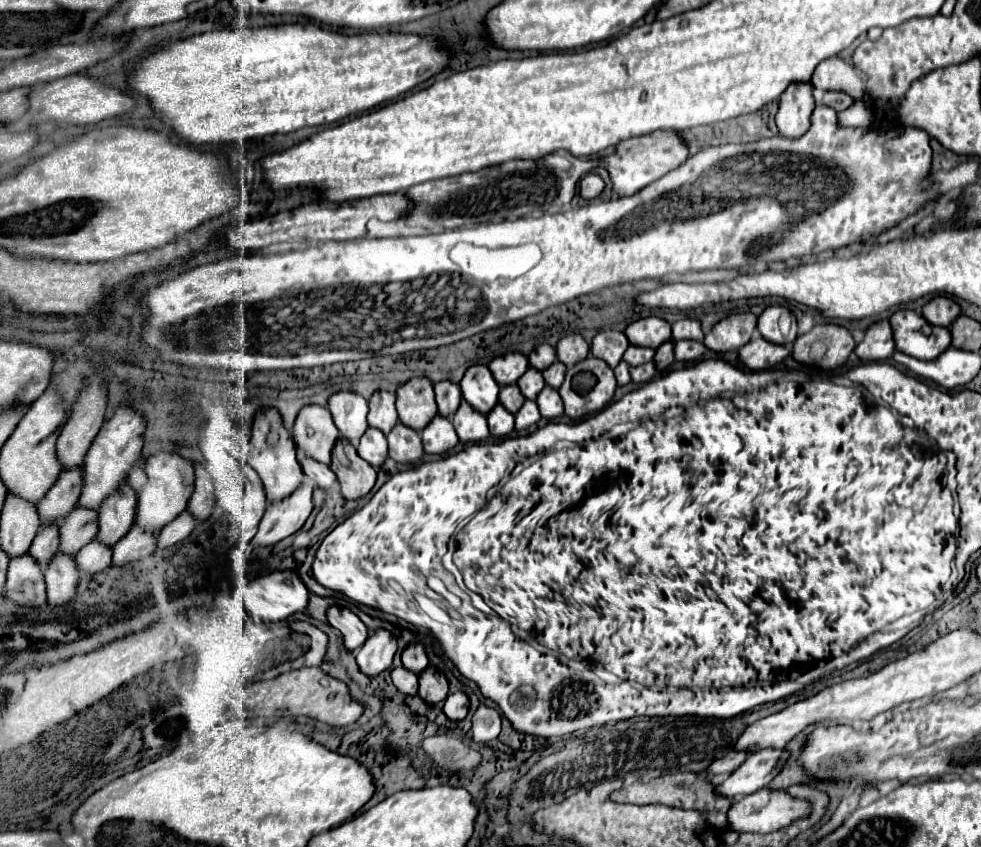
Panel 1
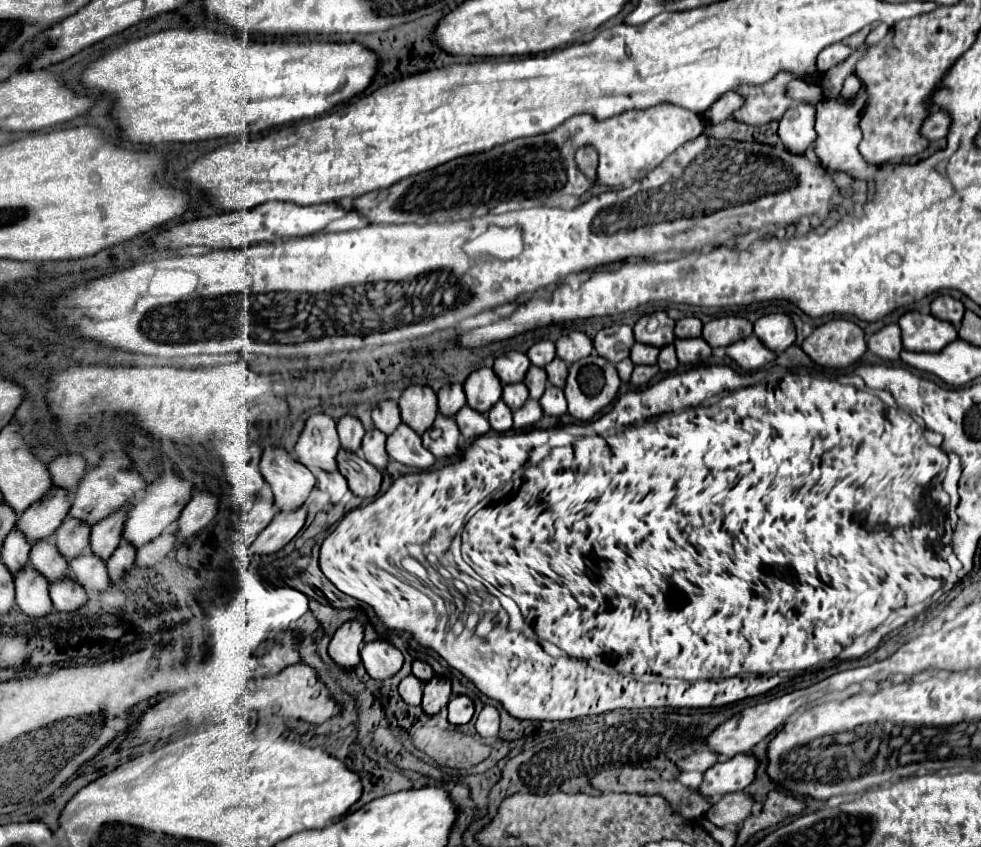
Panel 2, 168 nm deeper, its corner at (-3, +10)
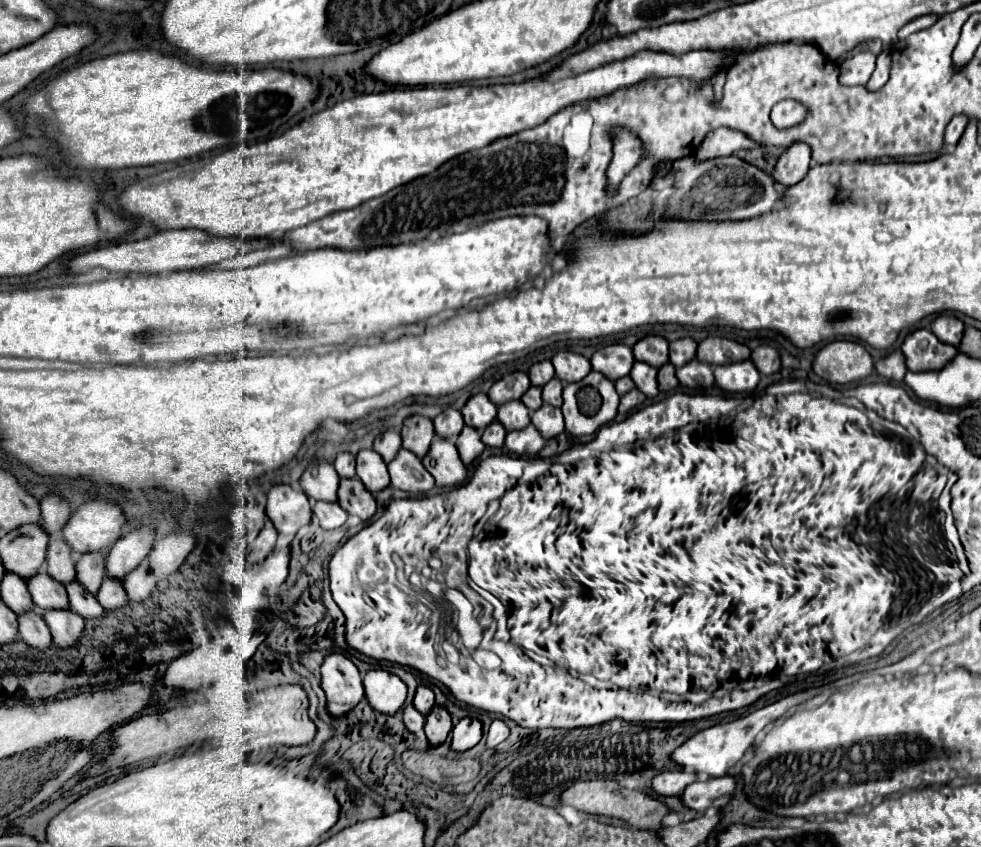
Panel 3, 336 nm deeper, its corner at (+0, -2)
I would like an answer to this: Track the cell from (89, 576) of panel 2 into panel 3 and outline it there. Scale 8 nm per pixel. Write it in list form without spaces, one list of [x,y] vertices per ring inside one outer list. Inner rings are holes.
[[[76,580],[72,584],[66,586],[68,598],[70,598],[70,610],[80,614],[82,618],[100,618],[104,614],[104,608],[100,608],[100,604],[96,604],[96,596],[88,596],[84,592],[84,588],[80,588],[80,584],[76,584]]]

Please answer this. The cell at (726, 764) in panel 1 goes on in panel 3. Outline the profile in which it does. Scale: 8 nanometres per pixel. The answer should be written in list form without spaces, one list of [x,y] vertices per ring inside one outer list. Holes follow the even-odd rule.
[[[674,770],[674,772],[660,772],[658,776],[654,776],[652,780],[652,790],[660,796],[678,796],[680,792],[684,792],[684,788],[688,784],[692,784],[696,780],[694,772],[686,772],[686,770]]]

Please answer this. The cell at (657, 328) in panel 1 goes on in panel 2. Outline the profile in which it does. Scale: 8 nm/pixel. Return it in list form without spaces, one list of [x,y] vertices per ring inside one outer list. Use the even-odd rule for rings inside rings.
[[[655,312],[655,318],[657,318],[657,328],[649,328],[649,316],[645,314],[637,320],[633,332],[635,332],[637,342],[661,348],[675,340],[675,334],[673,334],[675,320],[669,318],[665,312]]]

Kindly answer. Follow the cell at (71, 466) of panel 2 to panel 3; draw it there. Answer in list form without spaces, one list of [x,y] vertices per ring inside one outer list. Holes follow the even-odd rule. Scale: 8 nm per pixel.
[[[46,496],[42,502],[40,502],[40,514],[42,514],[42,520],[40,520],[40,526],[46,534],[54,534],[58,530],[64,528],[64,524],[68,522],[70,518],[70,508],[68,508],[68,502],[64,498],[58,498],[58,496]]]

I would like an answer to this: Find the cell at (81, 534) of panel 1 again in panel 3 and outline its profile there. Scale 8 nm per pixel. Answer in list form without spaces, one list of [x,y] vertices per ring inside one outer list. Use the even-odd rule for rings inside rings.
[[[56,538],[48,542],[48,552],[46,552],[46,572],[62,582],[68,584],[74,580],[76,572],[74,572],[74,562],[72,562],[72,552],[68,548],[68,544],[64,544],[64,540]]]

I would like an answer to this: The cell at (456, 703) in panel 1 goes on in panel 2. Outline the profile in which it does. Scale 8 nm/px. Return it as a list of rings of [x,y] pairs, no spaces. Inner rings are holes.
[[[459,694],[459,696],[451,698],[447,710],[449,710],[449,722],[451,724],[467,724],[473,718],[475,706],[473,706],[471,698]]]

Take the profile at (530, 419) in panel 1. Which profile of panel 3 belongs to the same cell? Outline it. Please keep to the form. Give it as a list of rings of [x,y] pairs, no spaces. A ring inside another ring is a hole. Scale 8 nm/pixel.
[[[532,424],[520,432],[508,432],[506,436],[506,448],[518,456],[536,456],[544,446],[544,438],[532,428]]]

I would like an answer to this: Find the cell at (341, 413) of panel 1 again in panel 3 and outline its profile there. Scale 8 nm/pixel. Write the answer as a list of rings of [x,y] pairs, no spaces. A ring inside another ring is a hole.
[[[348,452],[338,454],[338,458],[334,462],[334,468],[336,468],[336,472],[338,472],[340,478],[354,478],[356,476],[356,468],[354,466],[356,466],[356,460]]]

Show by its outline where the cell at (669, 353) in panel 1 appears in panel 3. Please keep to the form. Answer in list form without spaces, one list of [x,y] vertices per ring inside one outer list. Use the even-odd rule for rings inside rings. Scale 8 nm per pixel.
[[[666,364],[664,368],[658,370],[658,382],[660,382],[660,392],[672,392],[678,388],[678,378],[676,378],[676,368],[672,364]]]

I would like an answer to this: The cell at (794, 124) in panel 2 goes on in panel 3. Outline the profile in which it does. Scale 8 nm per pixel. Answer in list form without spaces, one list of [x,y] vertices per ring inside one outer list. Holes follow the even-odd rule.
[[[794,144],[792,148],[788,148],[776,162],[776,168],[772,172],[772,178],[778,184],[784,186],[792,186],[796,182],[800,182],[806,172],[808,172],[808,164],[810,164],[810,152],[806,144]]]

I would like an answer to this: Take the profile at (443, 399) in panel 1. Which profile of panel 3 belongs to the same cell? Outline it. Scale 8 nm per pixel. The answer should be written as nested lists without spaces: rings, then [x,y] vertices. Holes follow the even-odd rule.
[[[450,408],[434,418],[434,430],[440,438],[452,440],[462,432],[462,428],[464,428],[464,420],[462,420],[462,414],[458,410]]]

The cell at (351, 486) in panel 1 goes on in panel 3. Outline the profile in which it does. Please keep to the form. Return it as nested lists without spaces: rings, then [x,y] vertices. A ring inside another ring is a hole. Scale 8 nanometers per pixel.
[[[354,478],[354,480],[340,480],[338,504],[348,514],[358,516],[360,520],[368,520],[368,518],[372,518],[376,514],[376,500],[364,488],[364,484],[360,484],[358,478]]]

